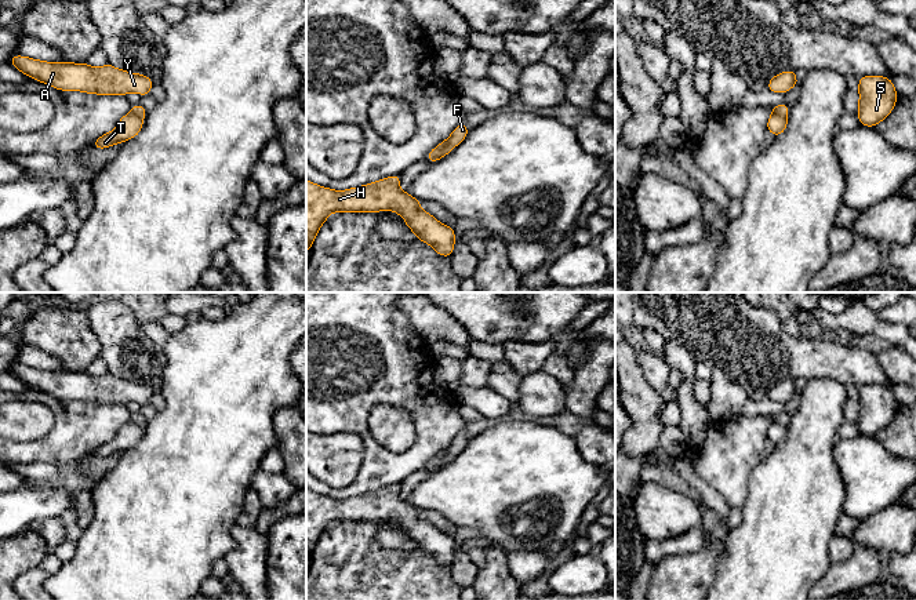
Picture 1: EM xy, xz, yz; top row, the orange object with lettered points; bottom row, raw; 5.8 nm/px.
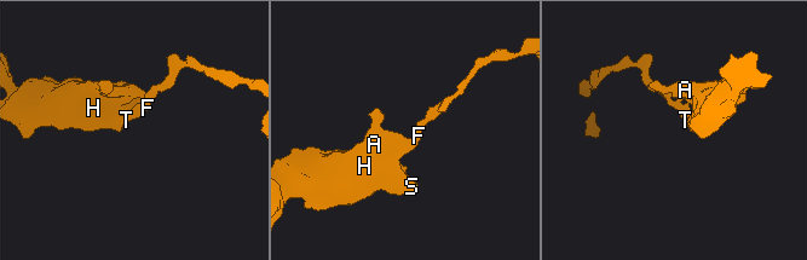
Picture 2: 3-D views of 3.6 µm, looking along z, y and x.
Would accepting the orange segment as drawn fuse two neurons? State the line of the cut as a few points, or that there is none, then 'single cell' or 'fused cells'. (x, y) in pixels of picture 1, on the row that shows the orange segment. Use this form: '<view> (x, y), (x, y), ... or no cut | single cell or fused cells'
xz (447, 140), (447, 146), (442, 156) | fused cells

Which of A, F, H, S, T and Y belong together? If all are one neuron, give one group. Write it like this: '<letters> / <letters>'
A H S T Y / F

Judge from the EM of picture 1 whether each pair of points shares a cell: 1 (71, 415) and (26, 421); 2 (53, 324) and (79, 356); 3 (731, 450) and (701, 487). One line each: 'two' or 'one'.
1: two
2: one
3: two

